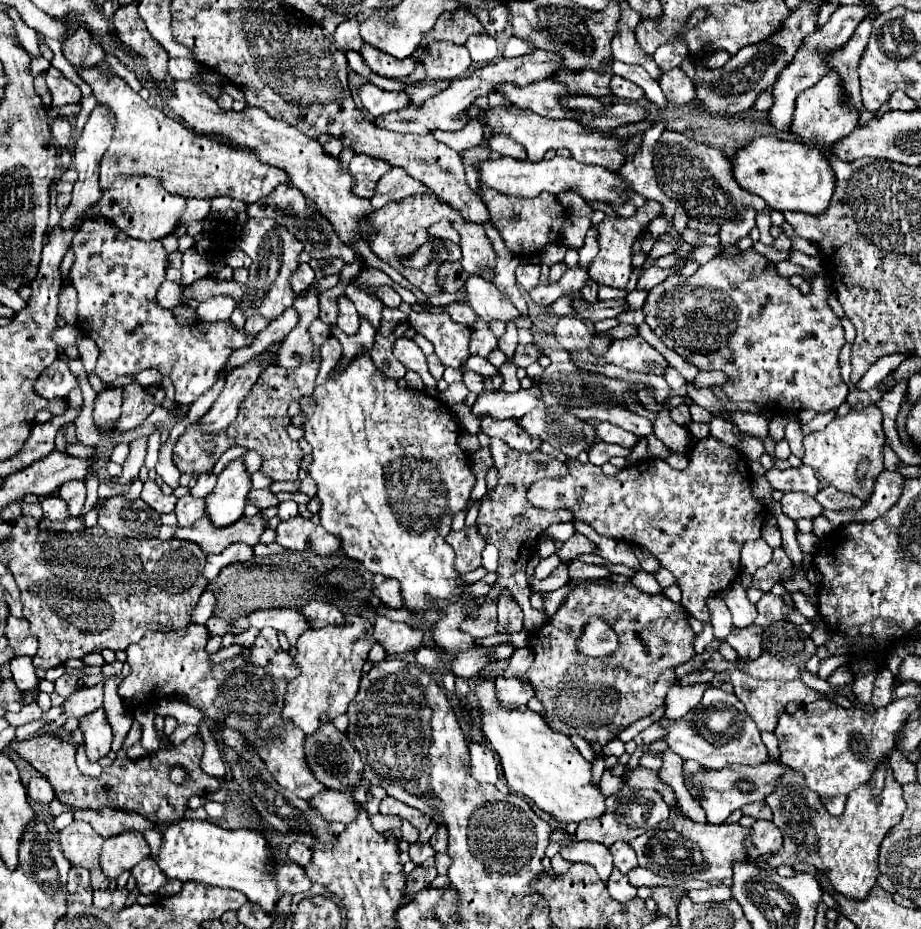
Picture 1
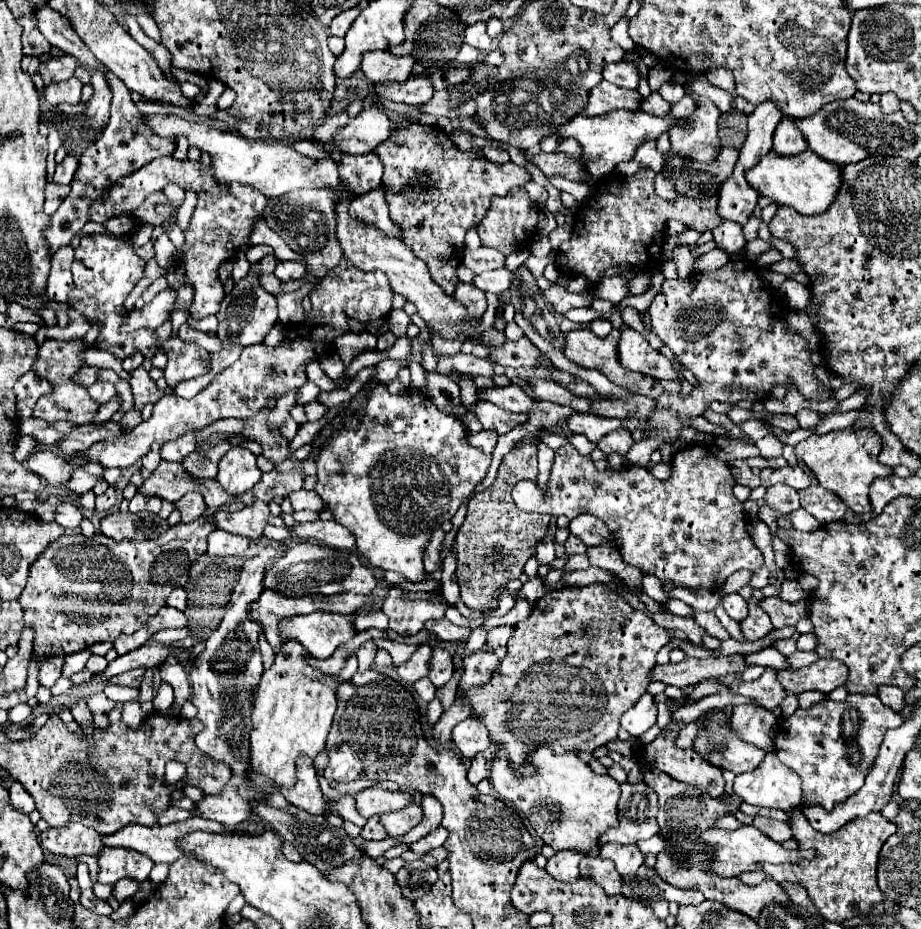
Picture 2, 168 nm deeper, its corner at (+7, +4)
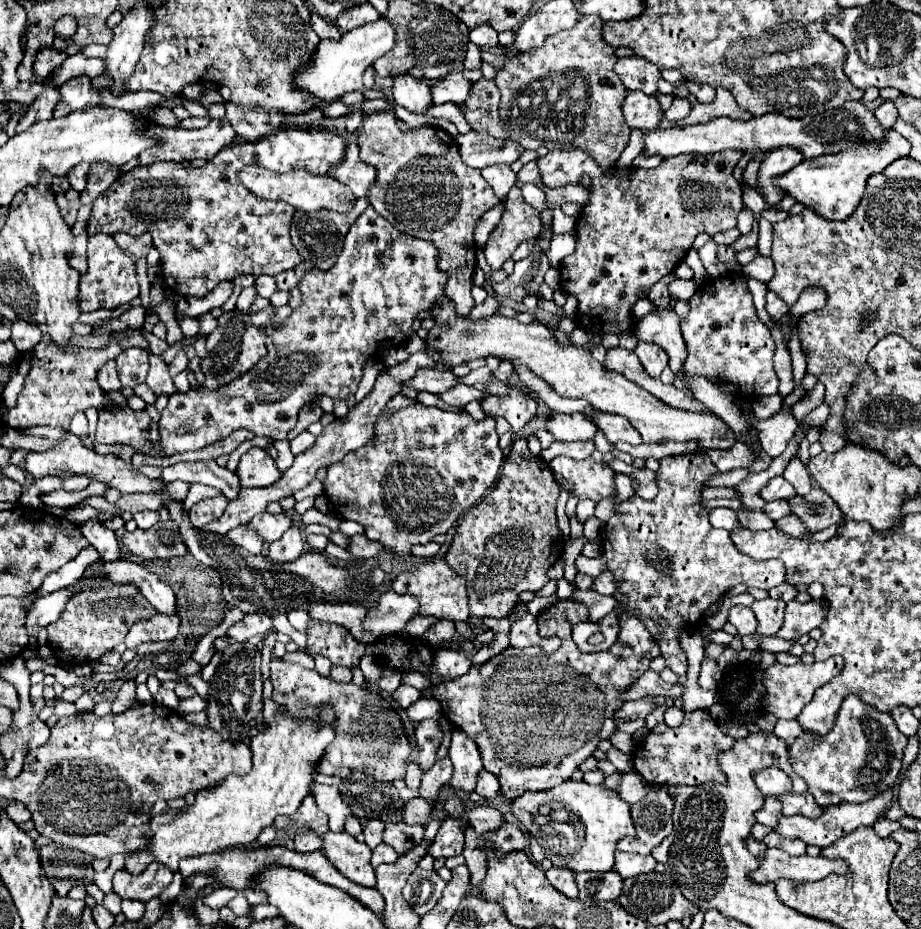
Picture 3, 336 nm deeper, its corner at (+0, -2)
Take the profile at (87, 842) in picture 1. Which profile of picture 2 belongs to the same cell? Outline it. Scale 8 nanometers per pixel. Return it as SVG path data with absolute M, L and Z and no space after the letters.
M69 822L59 828L47 828L39 834L41 846L51 854L77 858L81 854L99 856L101 852L101 834L81 822Z

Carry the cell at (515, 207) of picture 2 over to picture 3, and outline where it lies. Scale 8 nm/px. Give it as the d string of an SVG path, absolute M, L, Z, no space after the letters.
M512 188L506 196L506 214L490 232L490 238L484 246L488 266L492 270L500 270L522 242L538 236L540 228L542 224L538 212L524 202L520 188Z

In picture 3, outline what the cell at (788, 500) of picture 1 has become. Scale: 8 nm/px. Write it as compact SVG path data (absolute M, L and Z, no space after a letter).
M774 500L774 502L768 502L768 504L764 504L762 512L764 512L770 520L778 520L778 518L790 514L790 512L788 512L788 502L786 502L786 500Z

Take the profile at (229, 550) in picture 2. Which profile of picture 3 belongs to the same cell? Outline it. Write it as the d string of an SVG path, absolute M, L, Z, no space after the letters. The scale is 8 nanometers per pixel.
M248 524L232 528L232 532L228 532L228 536L230 536L230 540L234 540L234 544L246 548L252 554L260 554L262 552L262 544L264 544L262 536L256 530L252 532L252 528L248 528Z

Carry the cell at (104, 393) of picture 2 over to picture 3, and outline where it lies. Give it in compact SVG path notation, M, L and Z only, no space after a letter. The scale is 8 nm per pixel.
M114 360L106 362L106 364L98 370L96 380L98 380L98 384L100 384L100 388L102 388L104 392L112 392L112 390L120 390L120 388L122 388L122 384L120 384L120 380L118 380L118 374L116 374L116 362L114 362Z

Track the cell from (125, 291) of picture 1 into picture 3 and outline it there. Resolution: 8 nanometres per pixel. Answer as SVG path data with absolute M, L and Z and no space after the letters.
M96 234L88 240L88 270L80 276L78 284L78 302L82 312L92 310L114 310L124 306L124 298L138 296L138 280L136 280L136 264L118 248L118 244L108 234Z

